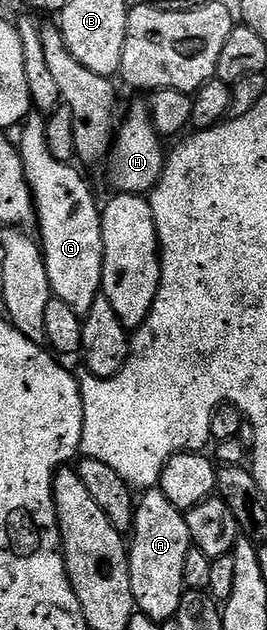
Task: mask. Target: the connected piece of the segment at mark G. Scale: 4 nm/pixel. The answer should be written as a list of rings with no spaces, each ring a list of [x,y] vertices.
[[[38,112],[25,118],[21,125],[18,149],[23,171],[35,200],[41,249],[53,295],[69,304],[78,315],[88,314],[103,282],[102,260],[105,245],[102,242],[101,207],[81,172],[71,163],[56,160],[47,142],[47,119]]]

